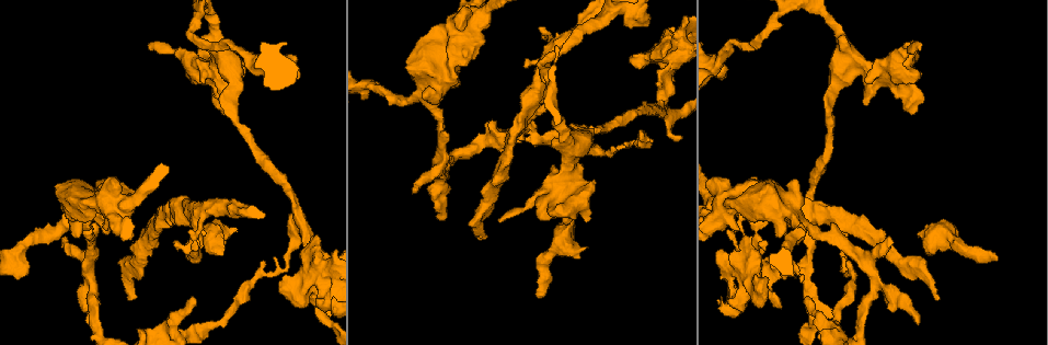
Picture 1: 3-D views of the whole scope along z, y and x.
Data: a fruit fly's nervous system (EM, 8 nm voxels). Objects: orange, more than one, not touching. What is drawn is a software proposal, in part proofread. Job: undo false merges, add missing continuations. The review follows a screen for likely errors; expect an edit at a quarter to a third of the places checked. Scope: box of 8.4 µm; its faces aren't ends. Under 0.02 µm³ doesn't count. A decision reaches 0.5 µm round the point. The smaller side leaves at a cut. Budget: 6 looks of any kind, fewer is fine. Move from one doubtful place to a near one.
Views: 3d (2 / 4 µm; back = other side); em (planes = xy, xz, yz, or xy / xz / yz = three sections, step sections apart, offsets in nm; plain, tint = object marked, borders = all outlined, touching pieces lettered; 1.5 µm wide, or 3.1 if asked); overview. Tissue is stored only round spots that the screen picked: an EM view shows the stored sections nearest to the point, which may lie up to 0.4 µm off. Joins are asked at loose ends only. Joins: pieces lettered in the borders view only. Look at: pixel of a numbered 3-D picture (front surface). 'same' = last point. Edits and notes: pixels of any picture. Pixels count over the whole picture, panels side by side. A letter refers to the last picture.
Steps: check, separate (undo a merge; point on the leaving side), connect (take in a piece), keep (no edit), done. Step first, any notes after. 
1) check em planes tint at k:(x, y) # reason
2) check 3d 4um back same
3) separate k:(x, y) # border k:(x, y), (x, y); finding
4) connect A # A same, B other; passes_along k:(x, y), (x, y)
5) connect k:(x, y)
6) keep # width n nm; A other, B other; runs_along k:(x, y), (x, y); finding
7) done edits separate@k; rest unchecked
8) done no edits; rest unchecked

check 3d 2um back at 1:(149, 48) # free end

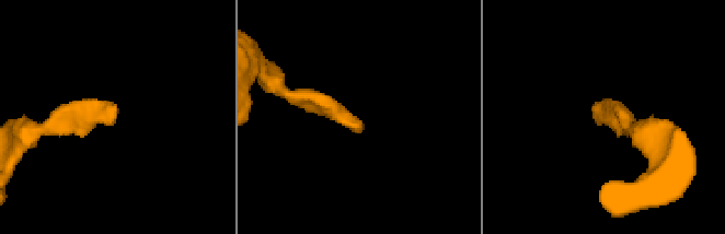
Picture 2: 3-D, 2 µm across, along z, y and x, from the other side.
check em xz step 8 tint at 2:(595, 114)

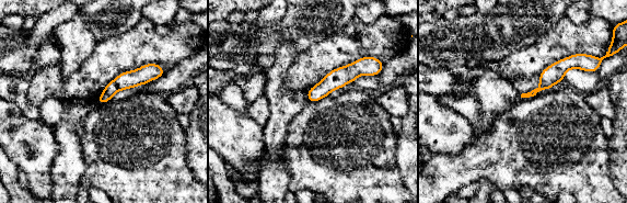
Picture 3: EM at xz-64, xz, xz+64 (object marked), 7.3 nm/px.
check em planes borders same

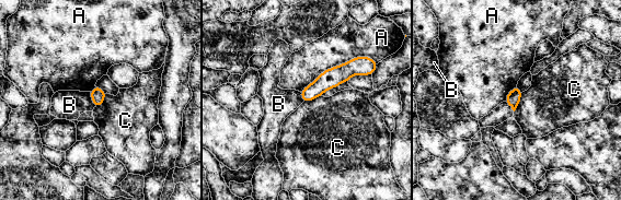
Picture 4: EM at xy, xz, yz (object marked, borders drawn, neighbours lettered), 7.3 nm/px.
keep # width 110 nm; A other, B other, C other; border 4:(522, 92), (519, 104), (514, 112); none of them fits

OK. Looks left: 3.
check 3d 4um at 1:(438, 218)

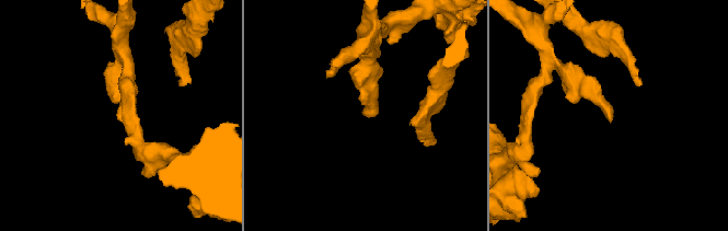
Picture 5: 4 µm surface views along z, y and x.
check em planes borders at 5:(119, 118)

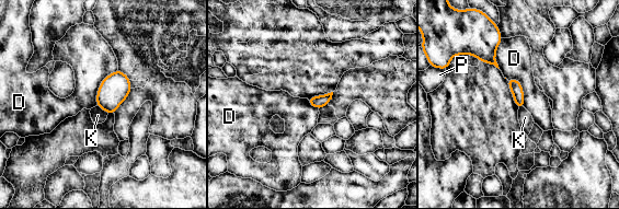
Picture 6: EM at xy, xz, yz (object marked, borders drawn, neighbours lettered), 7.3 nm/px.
keep # D other, K other, P other; border 6:(117, 69), (101, 82), (95, 105); none of them fits

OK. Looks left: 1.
done no edits; rest unchecked

